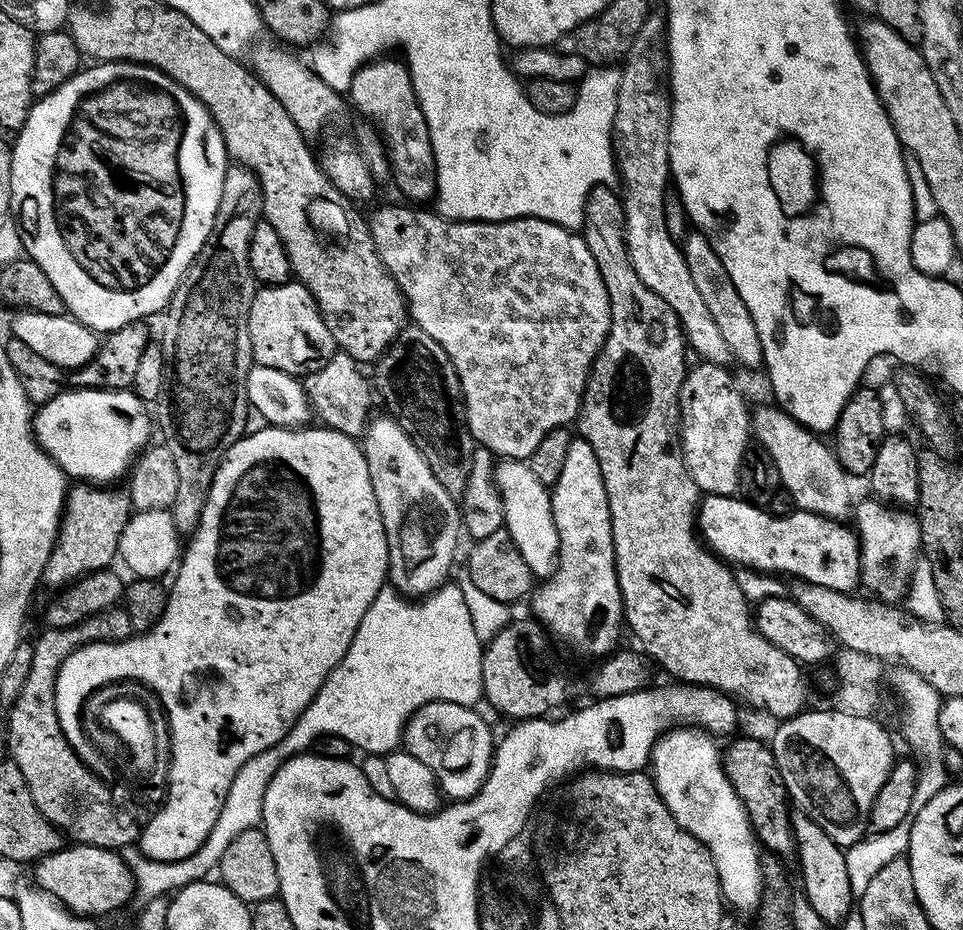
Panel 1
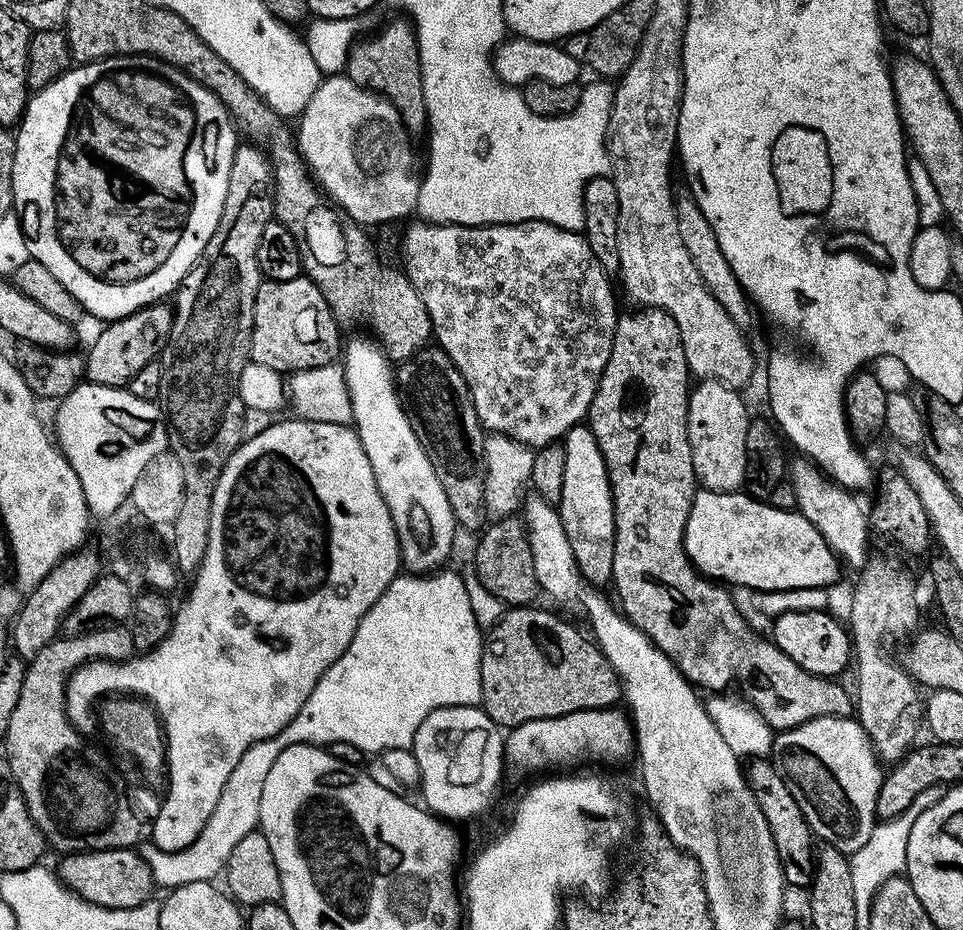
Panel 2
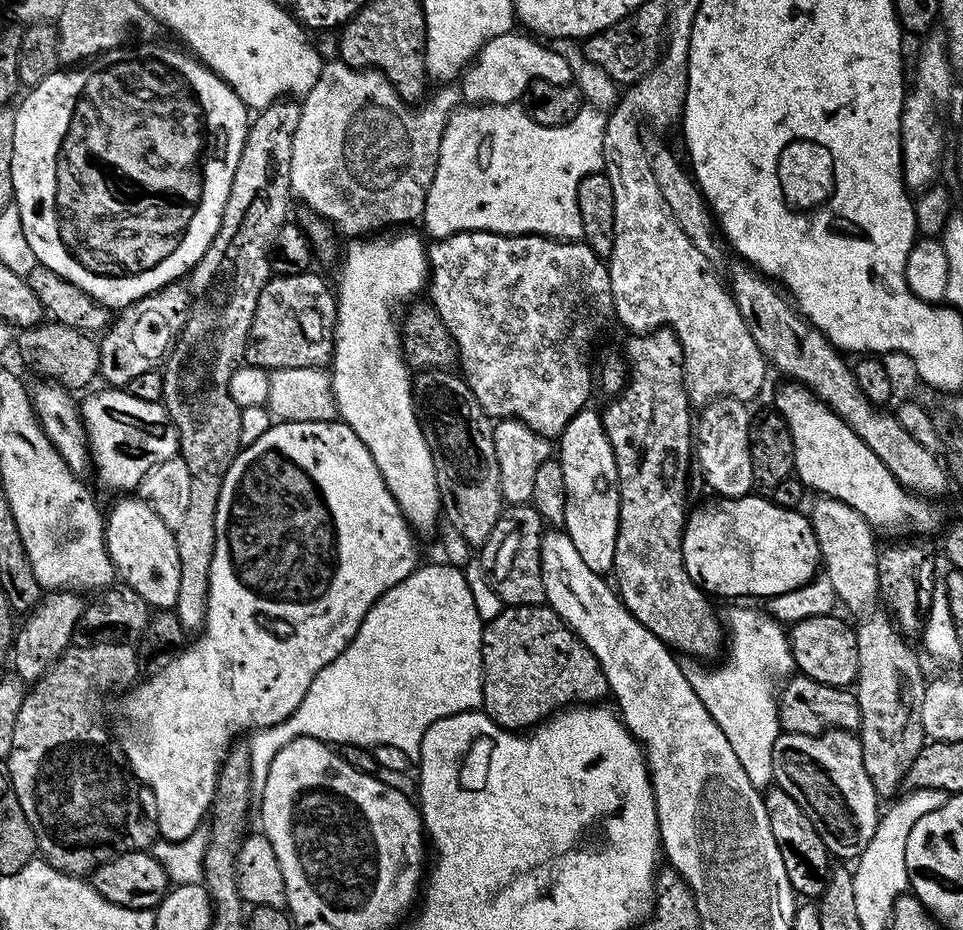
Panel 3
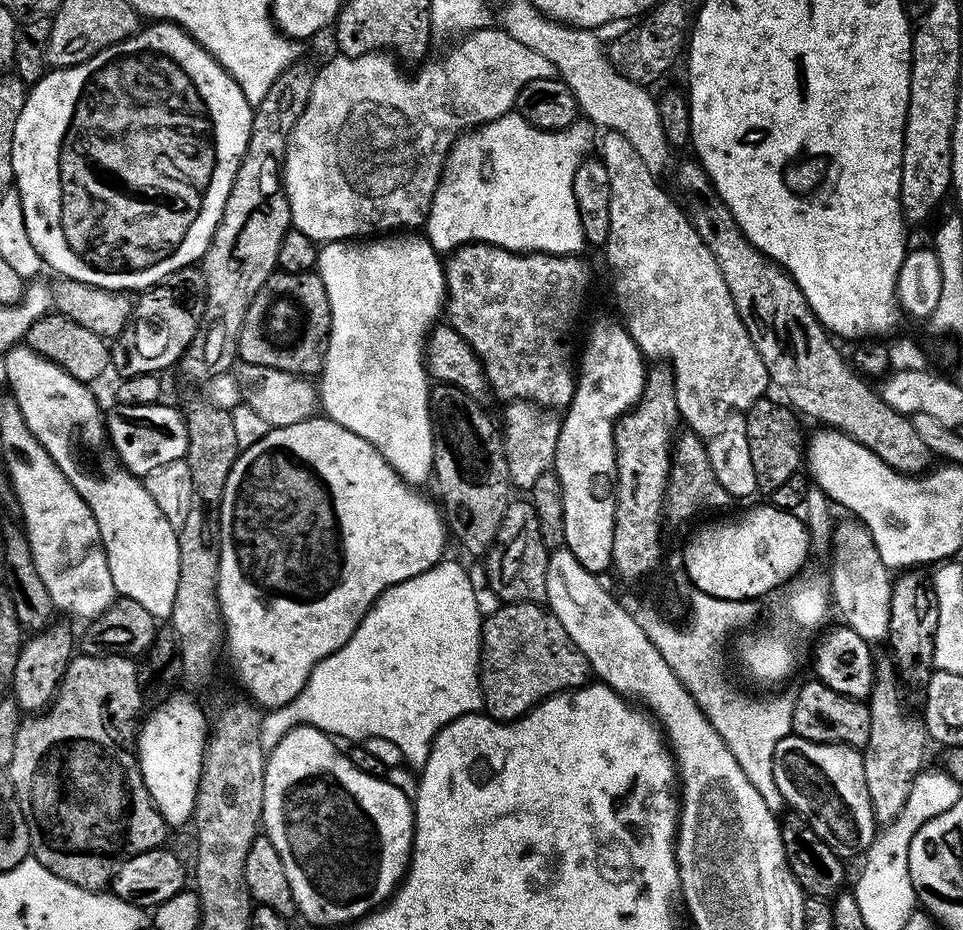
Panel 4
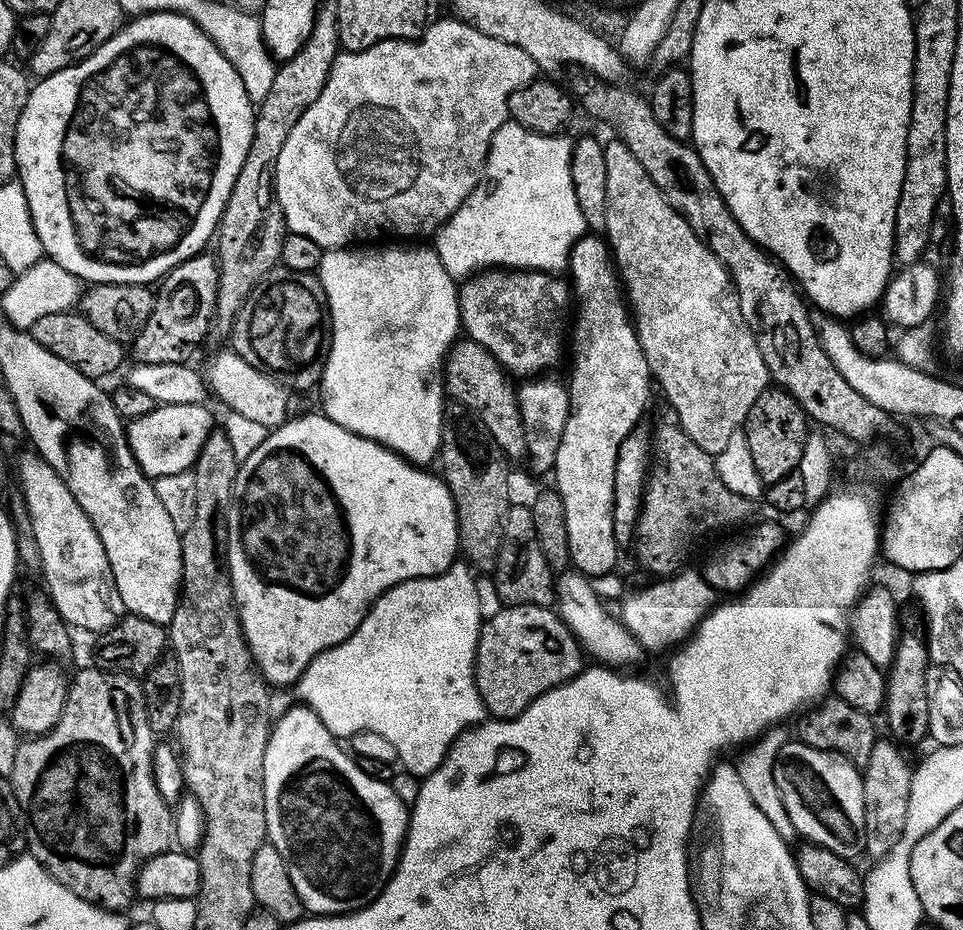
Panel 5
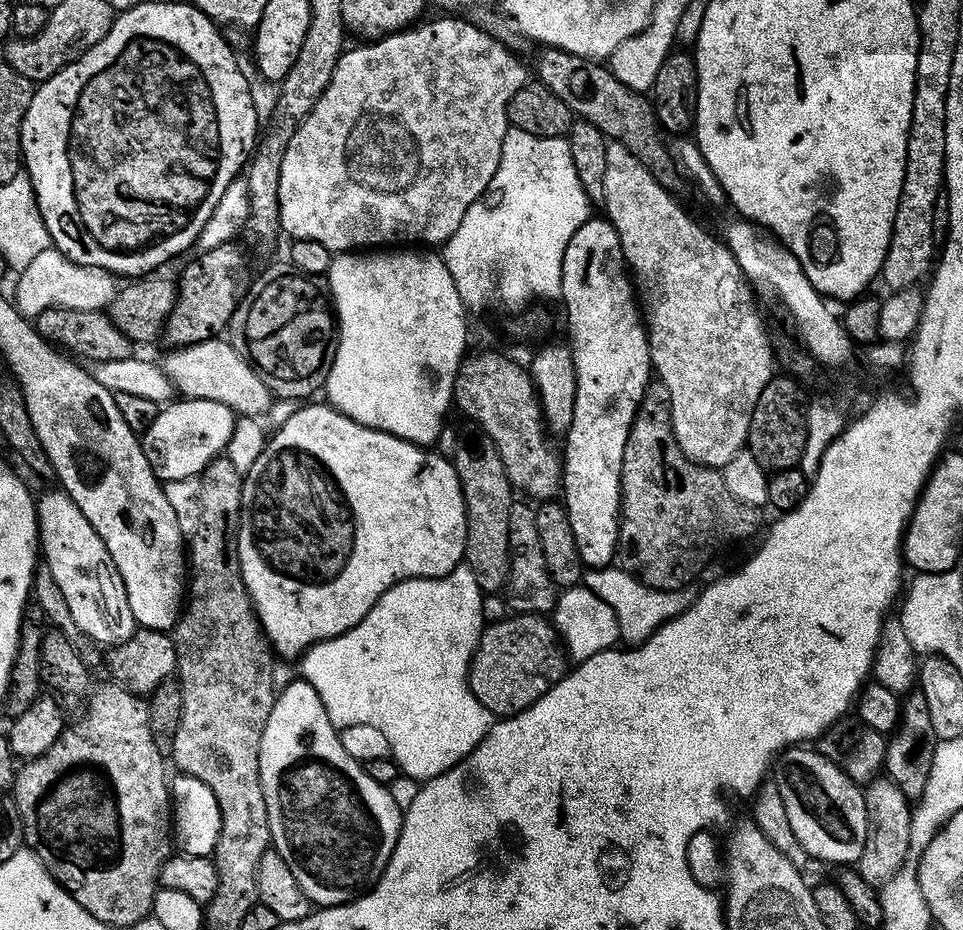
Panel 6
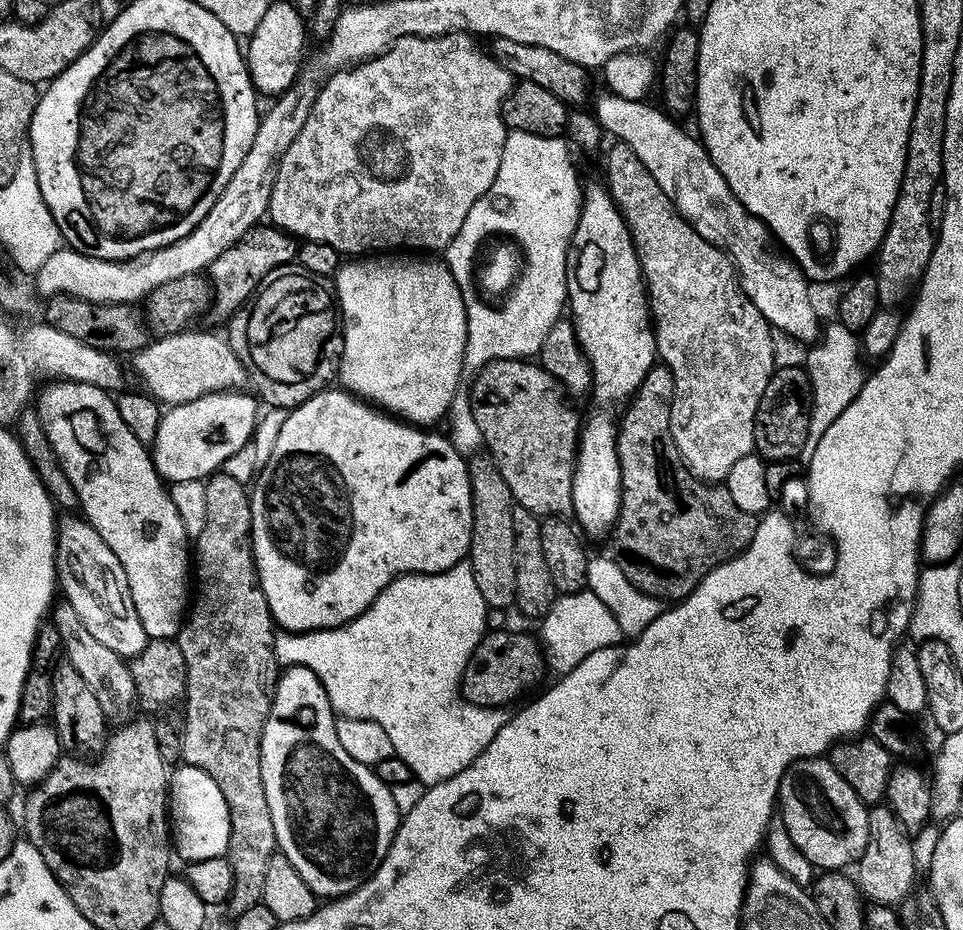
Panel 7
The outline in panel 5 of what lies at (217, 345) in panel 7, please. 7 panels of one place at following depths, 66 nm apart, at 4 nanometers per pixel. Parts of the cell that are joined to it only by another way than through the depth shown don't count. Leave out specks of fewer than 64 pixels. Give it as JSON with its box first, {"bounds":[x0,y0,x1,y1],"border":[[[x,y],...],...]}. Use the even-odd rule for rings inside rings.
{"bounds":[202,350,289,429],"border":[[[234,350],[220,352],[208,364],[208,369],[203,369],[202,375],[207,381],[213,397],[217,396],[228,412],[237,412],[245,418],[251,418],[268,429],[279,428],[285,420],[289,419],[288,396],[289,389],[285,388],[275,376],[250,366],[246,358],[242,358]]]}

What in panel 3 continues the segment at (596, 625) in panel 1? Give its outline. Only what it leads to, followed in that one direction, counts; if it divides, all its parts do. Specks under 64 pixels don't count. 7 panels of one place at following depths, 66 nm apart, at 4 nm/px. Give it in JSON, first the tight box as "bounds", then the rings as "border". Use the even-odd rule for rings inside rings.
{"bounds":[558,406,620,574],"border":[[[586,406],[564,427],[564,433],[558,438],[560,453],[558,459],[565,478],[565,522],[563,531],[567,532],[570,542],[582,554],[582,562],[590,566],[590,570],[601,574],[612,572],[614,562],[614,542],[618,542],[618,518],[620,517],[620,483],[618,482],[618,466],[614,462],[614,450],[604,433],[604,421],[599,411]]]}

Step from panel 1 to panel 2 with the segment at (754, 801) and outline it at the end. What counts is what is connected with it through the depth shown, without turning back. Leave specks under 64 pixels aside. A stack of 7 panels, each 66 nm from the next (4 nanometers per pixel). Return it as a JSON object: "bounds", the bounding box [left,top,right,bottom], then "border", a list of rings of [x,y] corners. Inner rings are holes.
{"bounds":[746,758,815,887],"border":[[[758,758],[753,761],[750,768],[747,767],[746,779],[756,795],[759,810],[766,820],[770,834],[775,844],[775,852],[778,854],[780,868],[783,870],[784,881],[789,886],[809,887],[812,882],[812,873],[815,872],[814,837],[811,828],[794,802],[794,796],[785,786],[785,780],[769,759]]]}

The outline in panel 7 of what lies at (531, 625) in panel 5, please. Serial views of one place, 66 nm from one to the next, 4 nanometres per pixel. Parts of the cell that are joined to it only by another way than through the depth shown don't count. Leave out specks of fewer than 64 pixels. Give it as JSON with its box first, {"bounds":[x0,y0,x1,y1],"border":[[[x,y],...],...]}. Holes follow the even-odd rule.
{"bounds":[462,631,546,710],"border":[[[485,631],[478,646],[466,662],[462,681],[462,696],[469,704],[489,710],[511,706],[523,692],[528,692],[546,673],[545,655],[541,641],[524,632]]]}

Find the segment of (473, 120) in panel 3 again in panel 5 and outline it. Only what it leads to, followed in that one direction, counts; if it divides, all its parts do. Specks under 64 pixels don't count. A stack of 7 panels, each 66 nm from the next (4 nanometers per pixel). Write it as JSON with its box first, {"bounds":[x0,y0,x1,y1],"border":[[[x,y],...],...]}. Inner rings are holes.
{"bounds":[434,122,586,278],"border":[[[515,122],[502,125],[494,134],[488,144],[488,159],[484,161],[480,183],[434,236],[438,258],[453,278],[471,277],[472,262],[484,262],[494,254],[506,252],[522,262],[522,270],[531,270],[536,264],[556,264],[567,269],[572,248],[585,235],[586,225],[582,210],[578,210],[578,198],[574,198],[574,182],[570,182],[573,141],[566,137],[540,136]]]}

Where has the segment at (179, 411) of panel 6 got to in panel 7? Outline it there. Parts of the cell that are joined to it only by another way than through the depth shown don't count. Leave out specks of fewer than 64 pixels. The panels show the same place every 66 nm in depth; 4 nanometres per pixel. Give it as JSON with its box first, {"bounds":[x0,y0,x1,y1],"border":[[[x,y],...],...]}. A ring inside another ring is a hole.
{"bounds":[150,390,258,484],"border":[[[233,390],[211,392],[194,402],[169,407],[161,415],[158,434],[150,446],[152,461],[161,479],[170,484],[204,480],[219,471],[226,458],[251,441],[258,419],[255,403],[253,395]]]}

